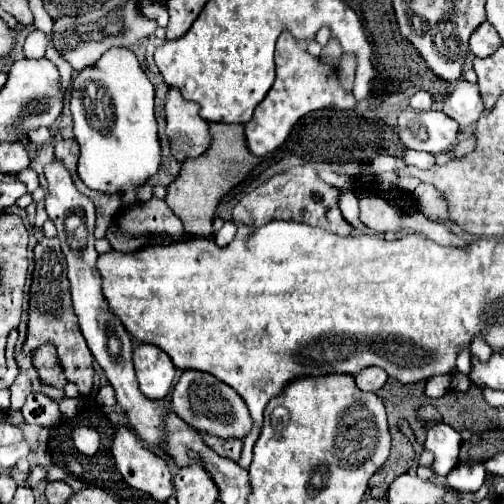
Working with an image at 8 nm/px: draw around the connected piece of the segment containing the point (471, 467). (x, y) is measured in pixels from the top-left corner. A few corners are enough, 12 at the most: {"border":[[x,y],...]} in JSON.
{"border":[[458,464],[448,486],[462,494],[478,492],[484,464]]}

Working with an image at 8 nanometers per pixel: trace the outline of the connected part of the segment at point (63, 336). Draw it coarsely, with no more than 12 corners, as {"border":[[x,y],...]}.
{"border":[[58,238],[34,248],[24,354],[52,344],[82,396],[92,352],[72,310]]}

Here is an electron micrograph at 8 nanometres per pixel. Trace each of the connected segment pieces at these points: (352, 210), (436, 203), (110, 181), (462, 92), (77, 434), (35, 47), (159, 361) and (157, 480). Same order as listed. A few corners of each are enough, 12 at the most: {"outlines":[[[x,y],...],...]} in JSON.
{"outlines":[[[342,190],[340,208],[358,232],[366,232],[360,220],[356,196]],[[422,182],[414,190],[420,212],[432,222],[448,222],[448,202]],[[128,48],[72,80],[78,176],[138,202],[162,148]],[[456,82],[444,114],[472,126],[484,106],[478,84]],[[90,426],[72,430],[74,446],[80,454],[94,456],[100,448],[100,436]],[[32,30],[24,44],[26,58],[44,58],[46,34]],[[158,346],[134,350],[134,370],[148,398],[170,392],[176,366]],[[126,426],[112,456],[132,488],[156,502],[174,492],[168,460]]]}

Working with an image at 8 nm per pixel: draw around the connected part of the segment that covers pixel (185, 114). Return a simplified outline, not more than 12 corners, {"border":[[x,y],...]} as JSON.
{"border":[[168,90],[166,124],[178,162],[212,144],[200,106]]}

